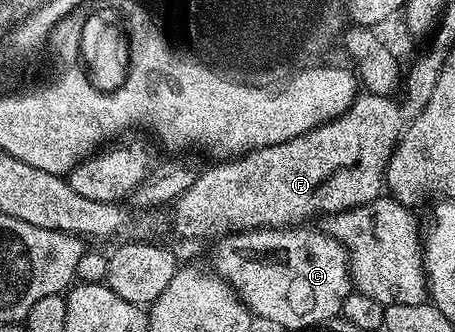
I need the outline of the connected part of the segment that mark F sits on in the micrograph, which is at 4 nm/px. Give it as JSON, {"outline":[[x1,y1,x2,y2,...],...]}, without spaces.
{"outline":[[371,93,357,94,346,113,302,133,302,137,282,141,282,145,248,151,244,155,217,162,217,167,205,166,194,185,190,185,190,189,186,189,186,193,171,204,173,233,184,239,216,241,225,235,235,235,237,231,256,231,260,227,295,229,312,221,308,219,319,220,337,215,340,211,361,207,381,198,386,187,384,174,388,172,392,150,400,142,406,126,404,111,394,100]]}

